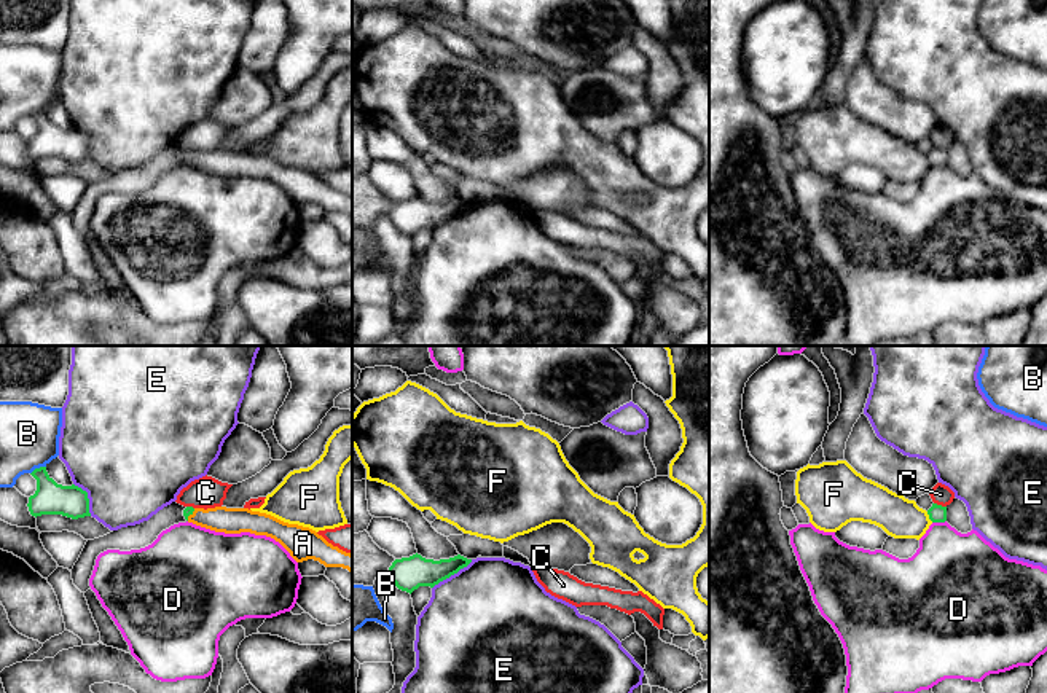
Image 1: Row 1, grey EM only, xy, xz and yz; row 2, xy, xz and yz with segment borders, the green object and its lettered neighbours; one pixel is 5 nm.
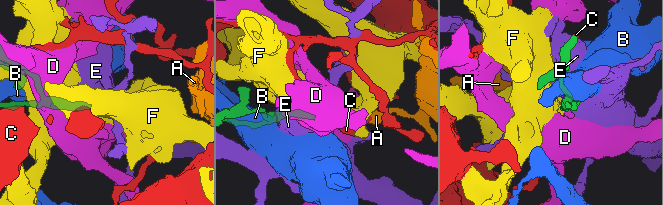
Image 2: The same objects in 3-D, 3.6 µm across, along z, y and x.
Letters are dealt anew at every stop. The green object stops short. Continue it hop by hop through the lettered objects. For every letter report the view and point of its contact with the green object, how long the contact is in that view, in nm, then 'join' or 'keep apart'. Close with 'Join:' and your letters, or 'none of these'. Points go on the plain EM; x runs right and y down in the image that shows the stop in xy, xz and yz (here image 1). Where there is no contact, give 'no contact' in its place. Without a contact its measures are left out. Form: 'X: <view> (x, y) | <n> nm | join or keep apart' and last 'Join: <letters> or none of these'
A: xy (190, 156) | 80 nm | join
B: xy (37, 112) | 90 nm | keep apart
C: yz (941, 148) | 70 nm | keep apart
D: yz (939, 164) | 70 nm | keep apart
E: xz (451, 217) | 260 nm | keep apart
F: yz (929, 160) | 70 nm | keep apart
Join: A

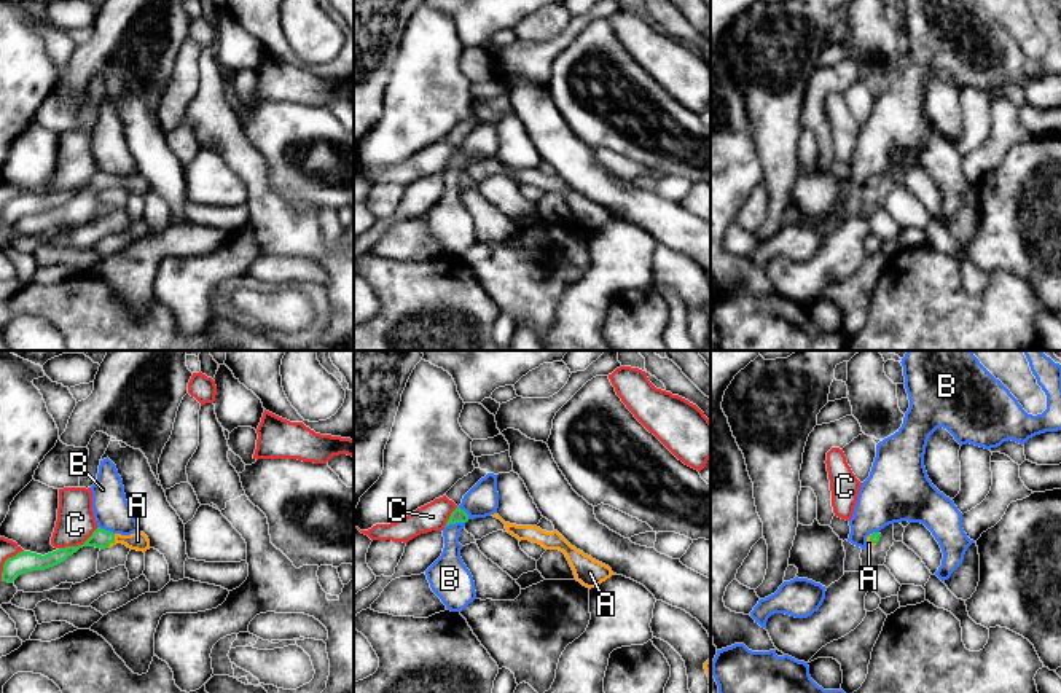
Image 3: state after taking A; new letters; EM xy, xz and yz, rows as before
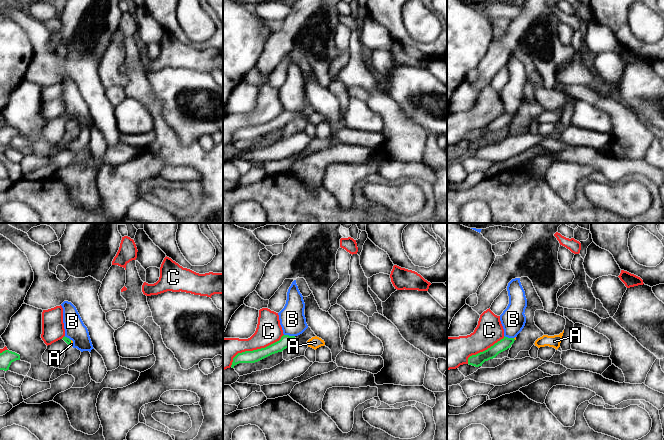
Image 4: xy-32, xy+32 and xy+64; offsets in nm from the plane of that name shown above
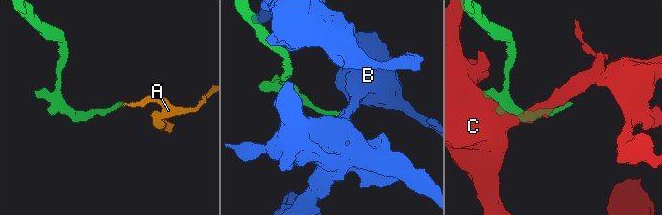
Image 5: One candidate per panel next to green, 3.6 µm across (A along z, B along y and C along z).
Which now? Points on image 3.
A: xy (113, 184) | 80 nm | join
B: xz (454, 166) | 110 nm | keep apart
C: xy (78, 188) | 220 nm | keep apart
Join: A

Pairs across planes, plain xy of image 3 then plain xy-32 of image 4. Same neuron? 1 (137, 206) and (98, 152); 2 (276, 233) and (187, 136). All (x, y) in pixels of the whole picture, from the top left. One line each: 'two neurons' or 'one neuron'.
1: two neurons
2: two neurons

